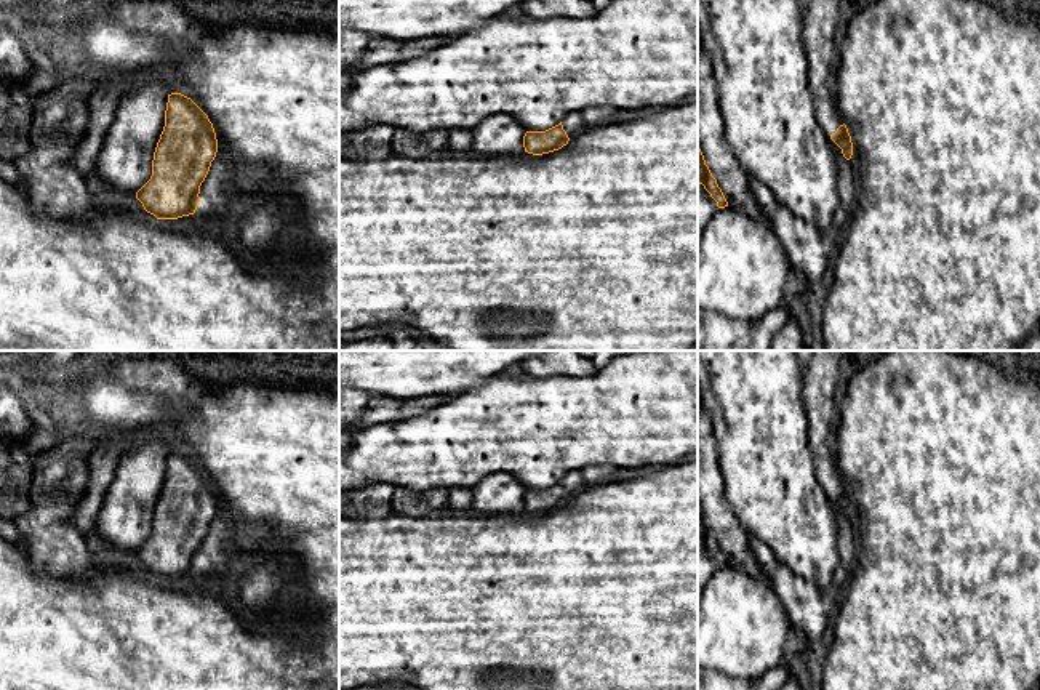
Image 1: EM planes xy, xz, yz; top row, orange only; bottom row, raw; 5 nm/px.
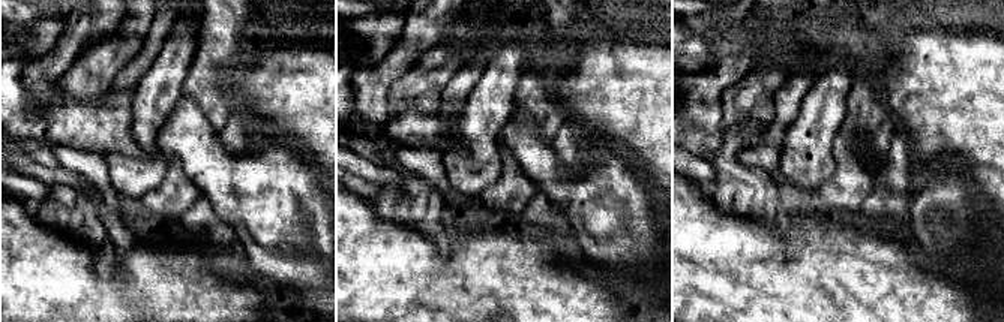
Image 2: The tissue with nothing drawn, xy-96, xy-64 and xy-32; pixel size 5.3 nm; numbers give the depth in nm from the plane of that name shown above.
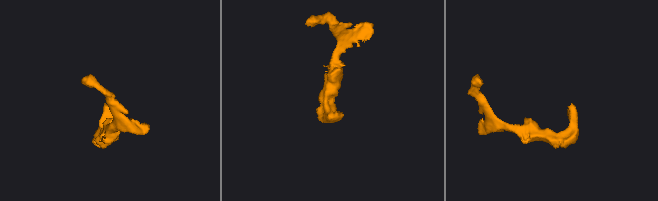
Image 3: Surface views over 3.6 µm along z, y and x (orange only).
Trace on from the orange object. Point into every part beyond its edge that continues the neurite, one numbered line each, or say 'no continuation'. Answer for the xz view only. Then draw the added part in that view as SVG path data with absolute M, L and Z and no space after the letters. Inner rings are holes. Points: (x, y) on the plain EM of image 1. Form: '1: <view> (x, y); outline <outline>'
1: xz (573, 482); outline M571 471L562 479L563 488L566 490L568 496L571 498L578 491L584 488L584 479L581 471Z

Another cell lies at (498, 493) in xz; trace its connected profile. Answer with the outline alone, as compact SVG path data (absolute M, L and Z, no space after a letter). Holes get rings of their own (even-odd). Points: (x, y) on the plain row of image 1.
M490 474L472 487L470 507L480 515L518 514L525 511L523 495L526 488L510 474Z

